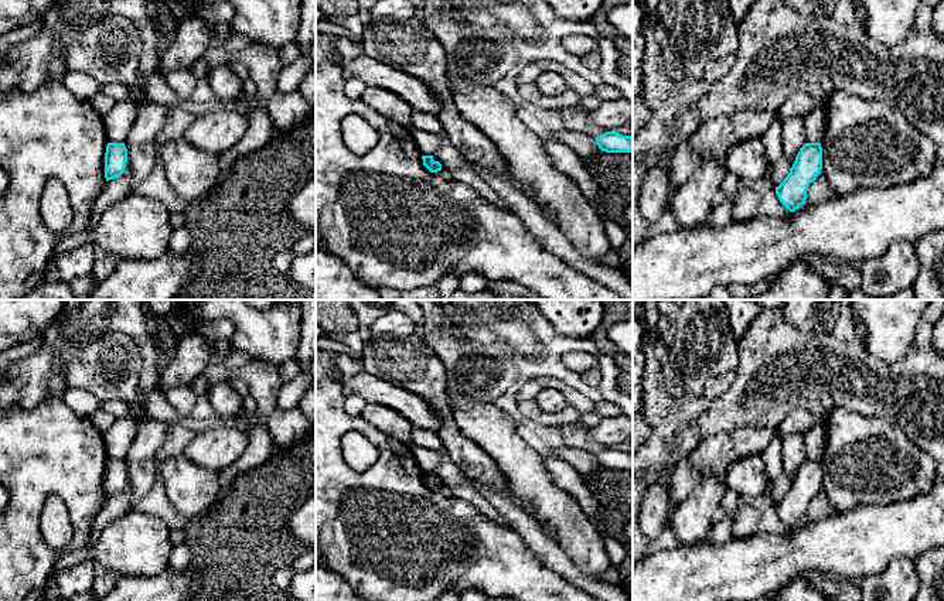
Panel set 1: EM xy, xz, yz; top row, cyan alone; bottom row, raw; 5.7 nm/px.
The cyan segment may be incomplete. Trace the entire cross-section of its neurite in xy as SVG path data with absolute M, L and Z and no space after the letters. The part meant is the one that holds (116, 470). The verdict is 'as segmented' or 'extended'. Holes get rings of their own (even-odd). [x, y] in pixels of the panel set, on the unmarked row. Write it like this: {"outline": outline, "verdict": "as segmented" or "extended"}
{"outline": "M108 460L105 469L106 498L120 494L127 479L127 465L125 460Z", "verdict": "as segmented"}

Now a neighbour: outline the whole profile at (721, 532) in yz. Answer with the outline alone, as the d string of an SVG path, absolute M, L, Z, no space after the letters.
M719 512L708 532L708 540L715 544L726 544L733 539L733 513Z

